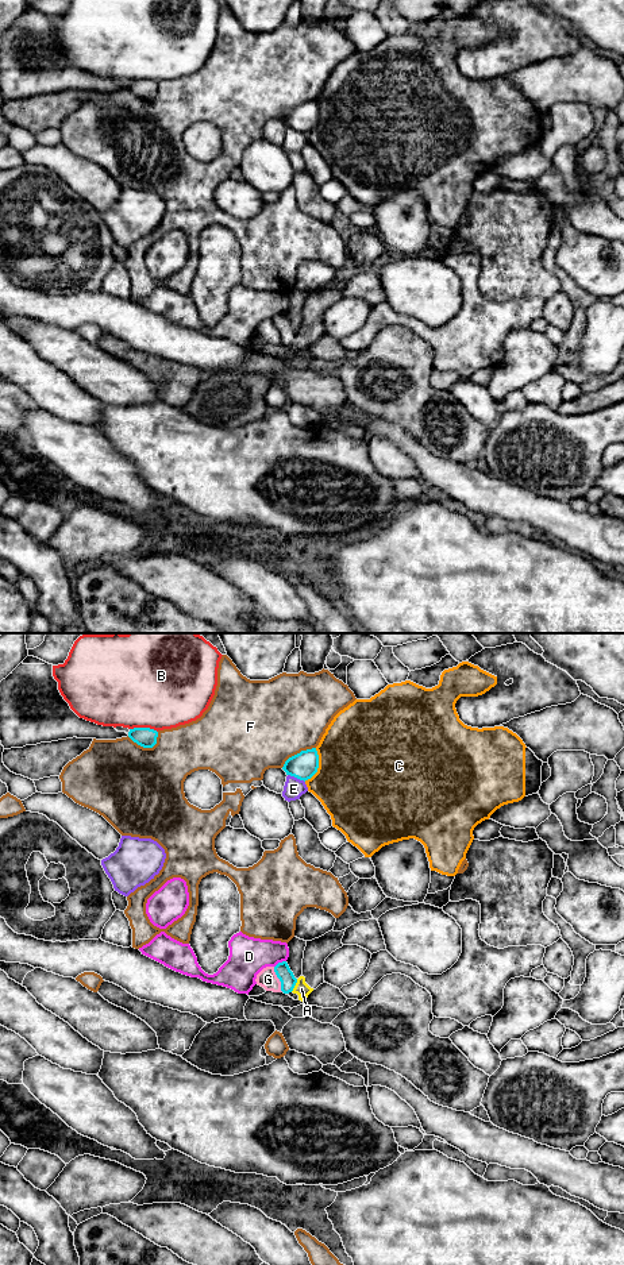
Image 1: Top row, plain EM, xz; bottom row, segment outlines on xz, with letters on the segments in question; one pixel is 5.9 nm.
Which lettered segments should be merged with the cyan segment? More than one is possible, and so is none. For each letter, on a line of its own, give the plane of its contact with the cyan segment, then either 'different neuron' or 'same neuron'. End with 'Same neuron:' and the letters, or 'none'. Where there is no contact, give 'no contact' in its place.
A: xz | different neuron
B: xz | different neuron
C: xz | different neuron
D: xz | different neuron
E: xz | different neuron
F: xz | different neuron
G: xz | different neuron
Same neuron: none

